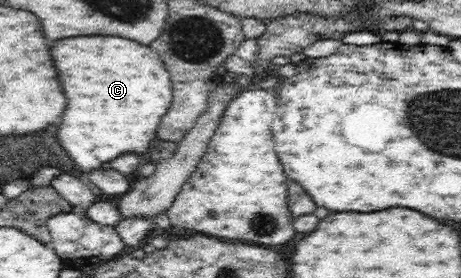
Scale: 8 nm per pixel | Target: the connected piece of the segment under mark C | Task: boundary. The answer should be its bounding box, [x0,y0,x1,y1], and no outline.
[51,36,173,174]

